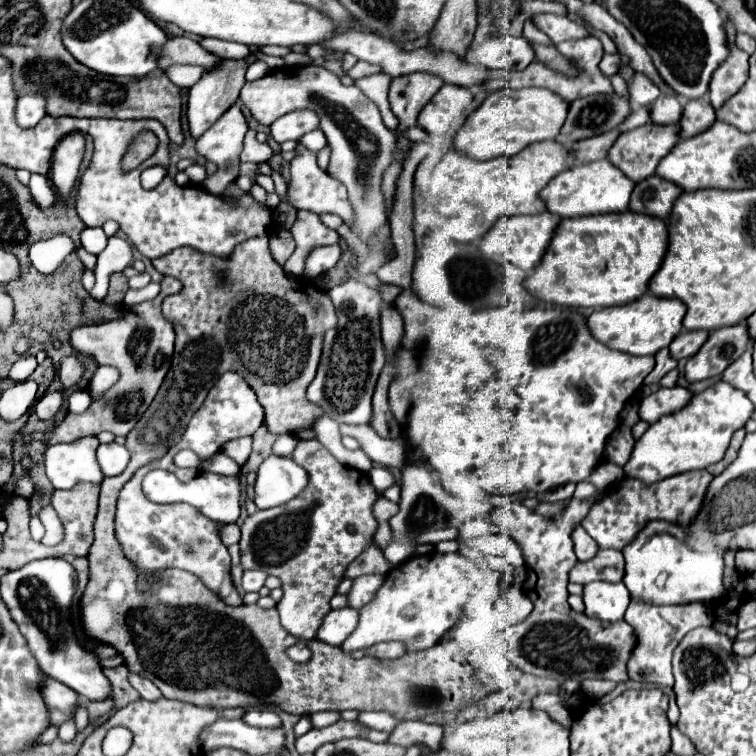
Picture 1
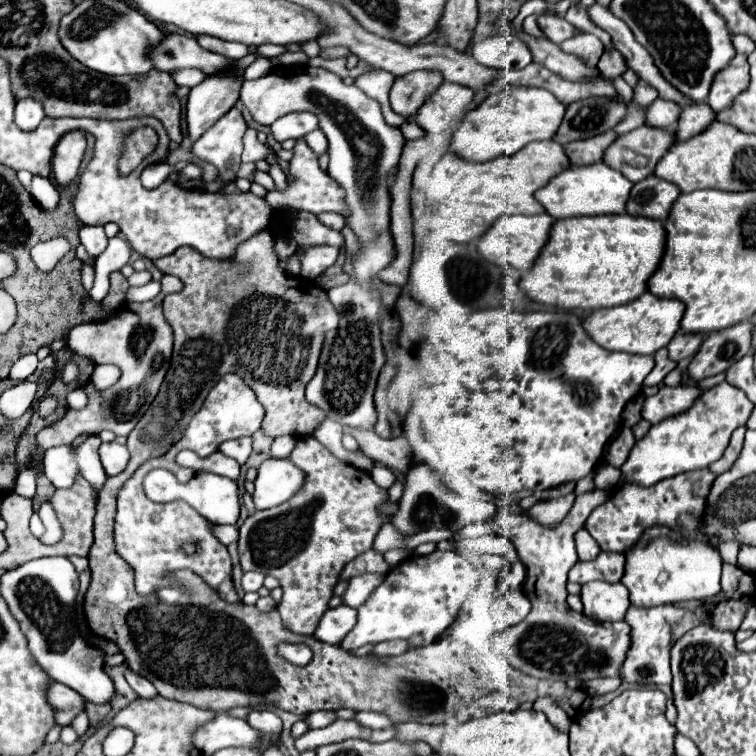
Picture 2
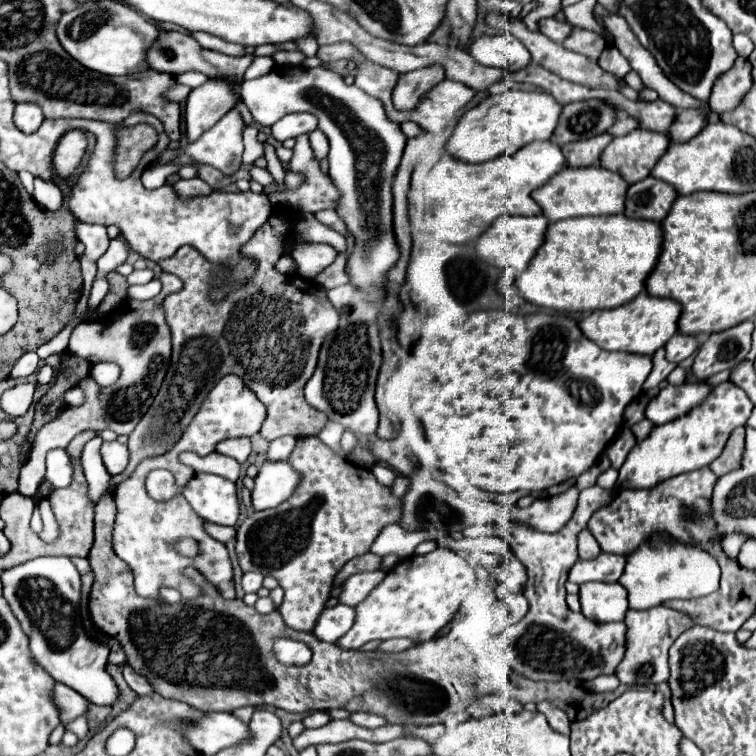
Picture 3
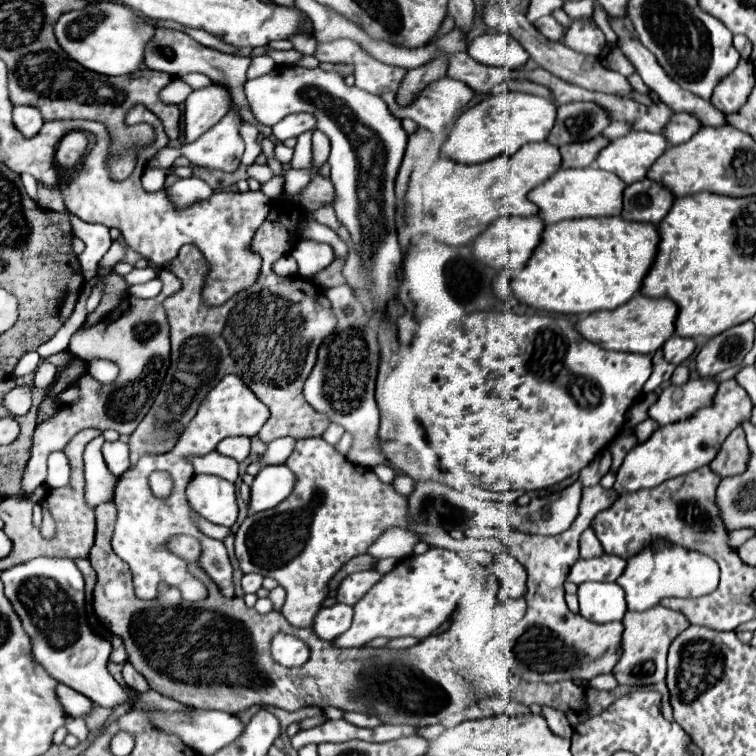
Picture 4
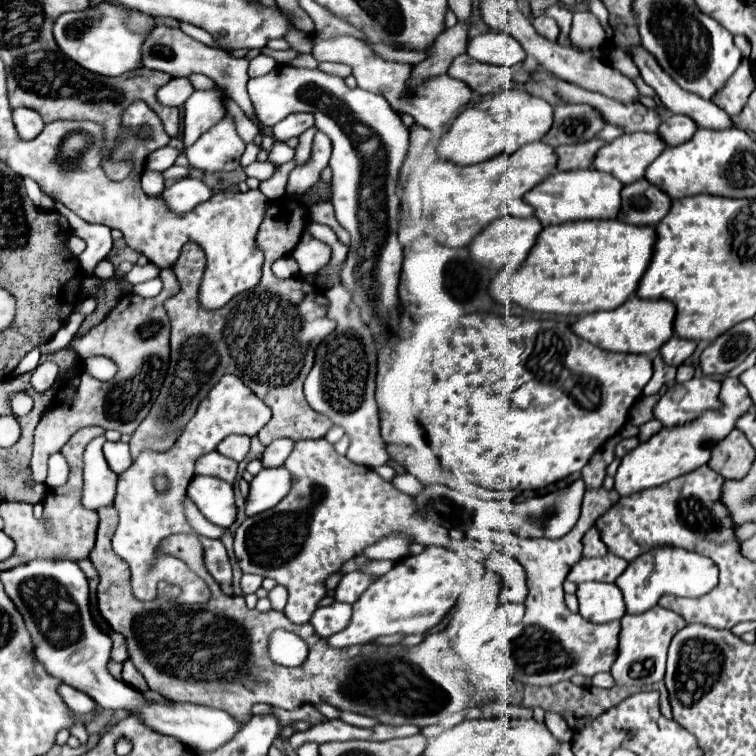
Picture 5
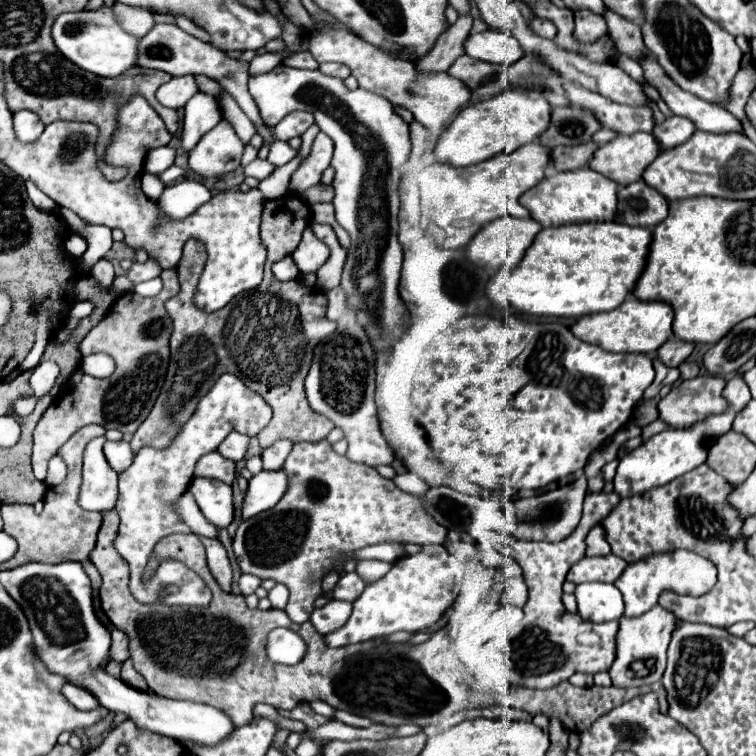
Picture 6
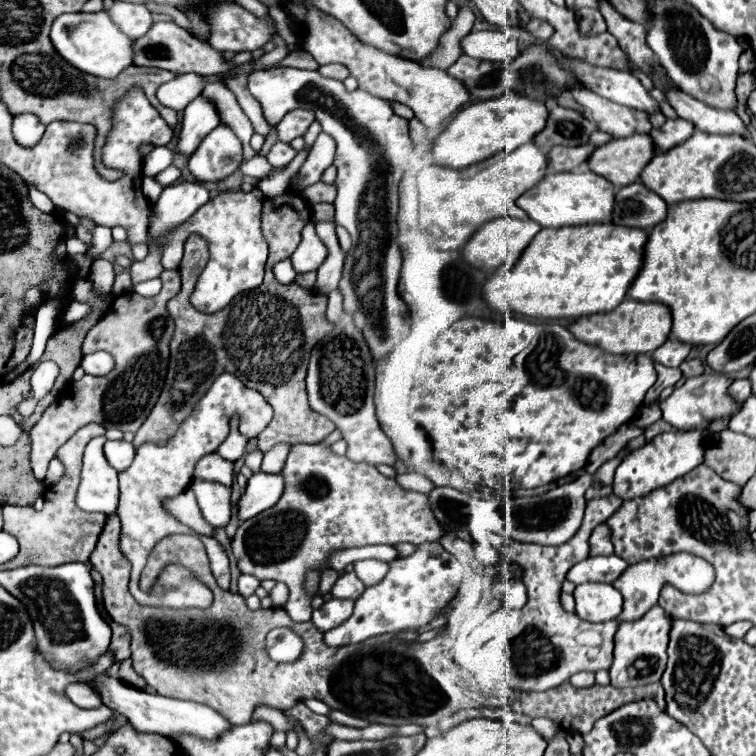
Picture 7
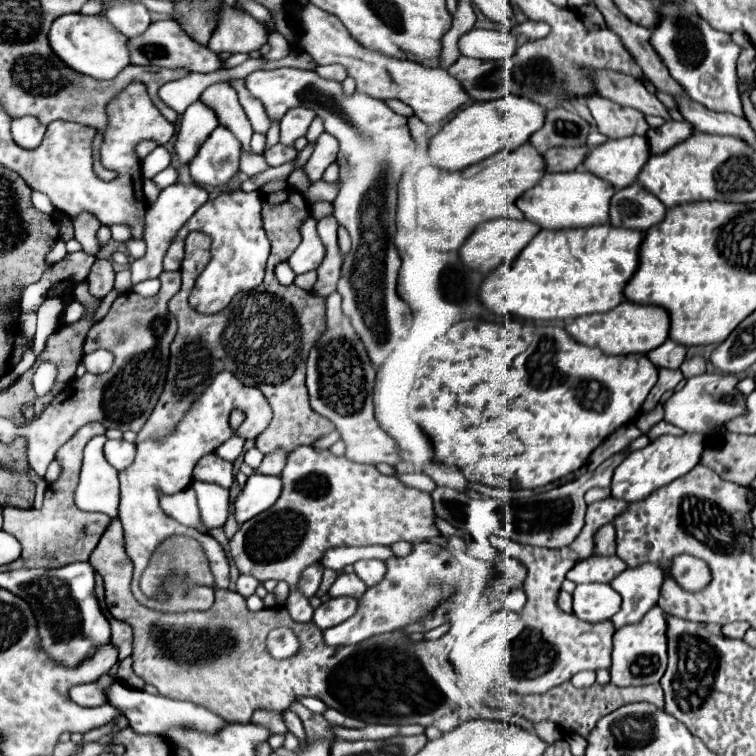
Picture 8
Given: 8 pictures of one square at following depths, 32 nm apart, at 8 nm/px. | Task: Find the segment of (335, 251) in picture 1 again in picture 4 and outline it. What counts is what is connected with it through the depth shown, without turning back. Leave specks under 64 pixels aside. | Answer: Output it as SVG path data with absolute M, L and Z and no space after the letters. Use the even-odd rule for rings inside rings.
M306 238L298 240L290 254L298 262L298 274L304 278L312 278L316 272L324 270L334 260L334 252L328 244L306 240Z

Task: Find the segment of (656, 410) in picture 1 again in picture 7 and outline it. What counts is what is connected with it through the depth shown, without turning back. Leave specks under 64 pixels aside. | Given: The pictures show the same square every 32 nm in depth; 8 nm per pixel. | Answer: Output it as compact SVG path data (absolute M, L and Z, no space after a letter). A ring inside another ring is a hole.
M704 372L700 376L688 378L680 388L674 388L674 392L660 402L662 408L662 418L676 426L678 430L696 430L696 428L708 428L710 420L718 418L732 418L736 412L740 412L742 404L736 404L732 396L728 396L728 384L732 384L732 378L720 376L718 372Z

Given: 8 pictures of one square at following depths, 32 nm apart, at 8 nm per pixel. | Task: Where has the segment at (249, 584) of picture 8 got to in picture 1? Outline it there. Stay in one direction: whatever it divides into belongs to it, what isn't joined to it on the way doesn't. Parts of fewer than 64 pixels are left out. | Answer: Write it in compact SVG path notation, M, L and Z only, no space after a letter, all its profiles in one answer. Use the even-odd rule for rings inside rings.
M248 570L248 572L244 572L242 586L244 586L246 592L258 592L264 586L264 580L266 580L266 572L262 572L262 570Z

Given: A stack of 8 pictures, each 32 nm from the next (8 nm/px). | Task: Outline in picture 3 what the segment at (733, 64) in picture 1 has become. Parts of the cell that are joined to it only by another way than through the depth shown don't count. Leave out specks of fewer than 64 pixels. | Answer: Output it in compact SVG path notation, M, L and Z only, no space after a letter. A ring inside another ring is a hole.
M738 58L734 68L716 80L708 104L716 112L730 112L732 108L736 108L736 104L740 104L740 100L744 100L750 86L752 66L746 58Z

